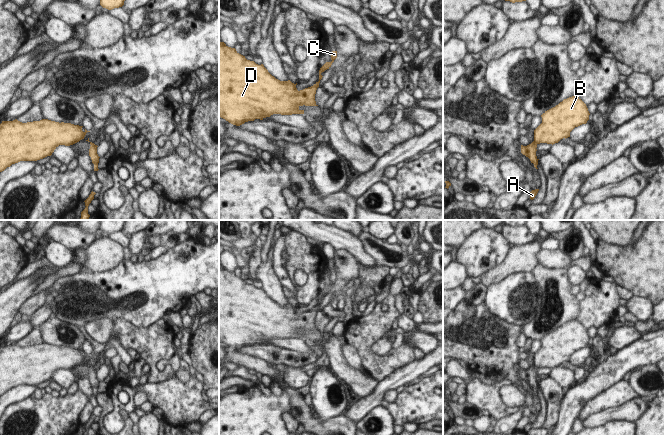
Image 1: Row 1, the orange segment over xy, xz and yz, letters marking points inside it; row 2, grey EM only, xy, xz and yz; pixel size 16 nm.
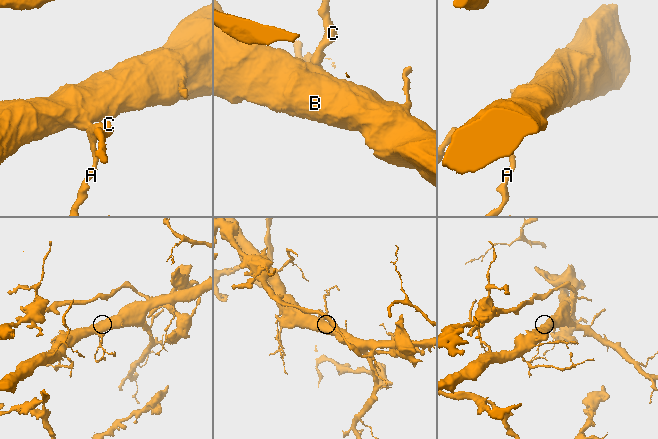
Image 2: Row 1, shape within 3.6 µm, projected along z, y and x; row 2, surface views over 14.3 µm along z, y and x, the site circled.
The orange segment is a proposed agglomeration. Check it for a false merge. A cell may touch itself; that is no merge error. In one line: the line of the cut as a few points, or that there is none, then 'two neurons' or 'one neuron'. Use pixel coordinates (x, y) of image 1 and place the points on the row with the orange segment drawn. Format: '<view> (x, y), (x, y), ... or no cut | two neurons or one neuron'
no cut | one neuron

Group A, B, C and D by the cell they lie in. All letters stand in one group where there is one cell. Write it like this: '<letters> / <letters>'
A B C D

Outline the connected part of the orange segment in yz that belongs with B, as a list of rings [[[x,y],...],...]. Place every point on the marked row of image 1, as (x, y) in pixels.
[[[578,96],[564,99],[541,115],[542,123],[534,130],[534,141],[527,146],[521,145],[521,153],[538,169],[537,145],[540,143],[553,145],[563,138],[570,137],[570,132],[575,127],[587,123],[589,115],[586,104]]]

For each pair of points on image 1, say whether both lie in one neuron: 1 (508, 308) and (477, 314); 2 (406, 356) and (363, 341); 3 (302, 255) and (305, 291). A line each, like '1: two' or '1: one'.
1: two
2: one
3: one

